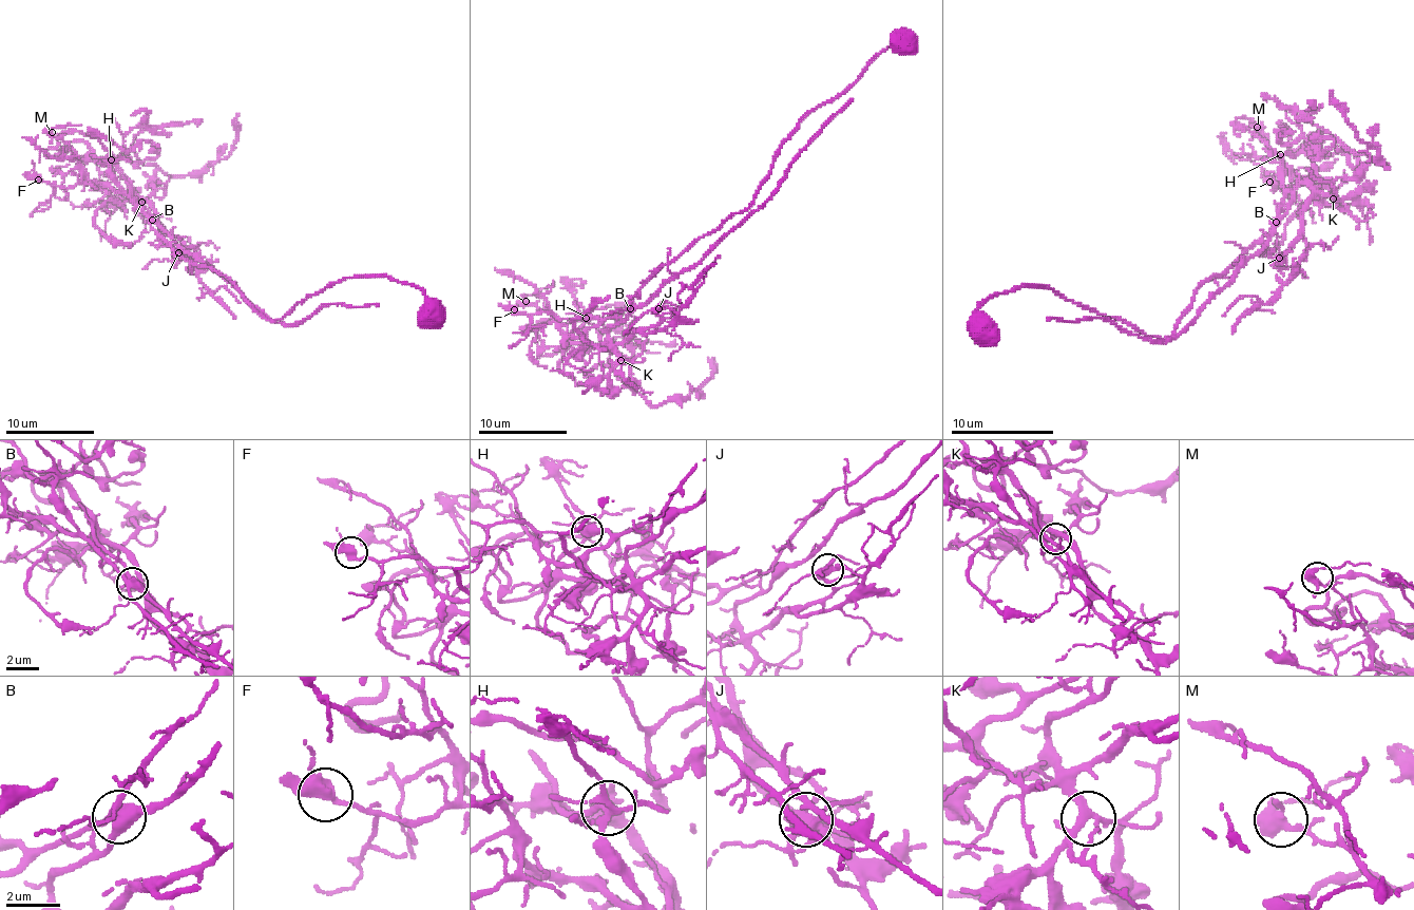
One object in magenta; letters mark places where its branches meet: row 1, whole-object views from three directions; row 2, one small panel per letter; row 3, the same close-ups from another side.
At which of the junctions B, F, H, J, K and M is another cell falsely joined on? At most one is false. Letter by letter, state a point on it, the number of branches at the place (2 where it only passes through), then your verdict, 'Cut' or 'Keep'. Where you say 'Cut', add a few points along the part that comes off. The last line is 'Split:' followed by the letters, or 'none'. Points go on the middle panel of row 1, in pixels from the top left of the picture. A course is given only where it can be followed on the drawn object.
B: Place: (630, 308). Branches: 5. Cut. Course of the part to remove: (630, 308), (649, 301), (667, 282), (692, 268), (756, 210), (804, 147), (853, 98)
F: Place: (514, 309). Branches: 3. Keep
H: Place: (586, 318). Branches: 5. Keep
J: Place: (658, 308). Branches: 5. Keep
K: Place: (620, 360). Branches: 4. Keep
M: Place: (526, 301). Branches: 3. Keep
Split: B

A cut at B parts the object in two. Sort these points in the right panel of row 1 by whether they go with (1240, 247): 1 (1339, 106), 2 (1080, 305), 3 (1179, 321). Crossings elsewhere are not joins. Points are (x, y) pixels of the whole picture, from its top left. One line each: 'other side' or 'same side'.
1: other side
2: same side
3: same side

